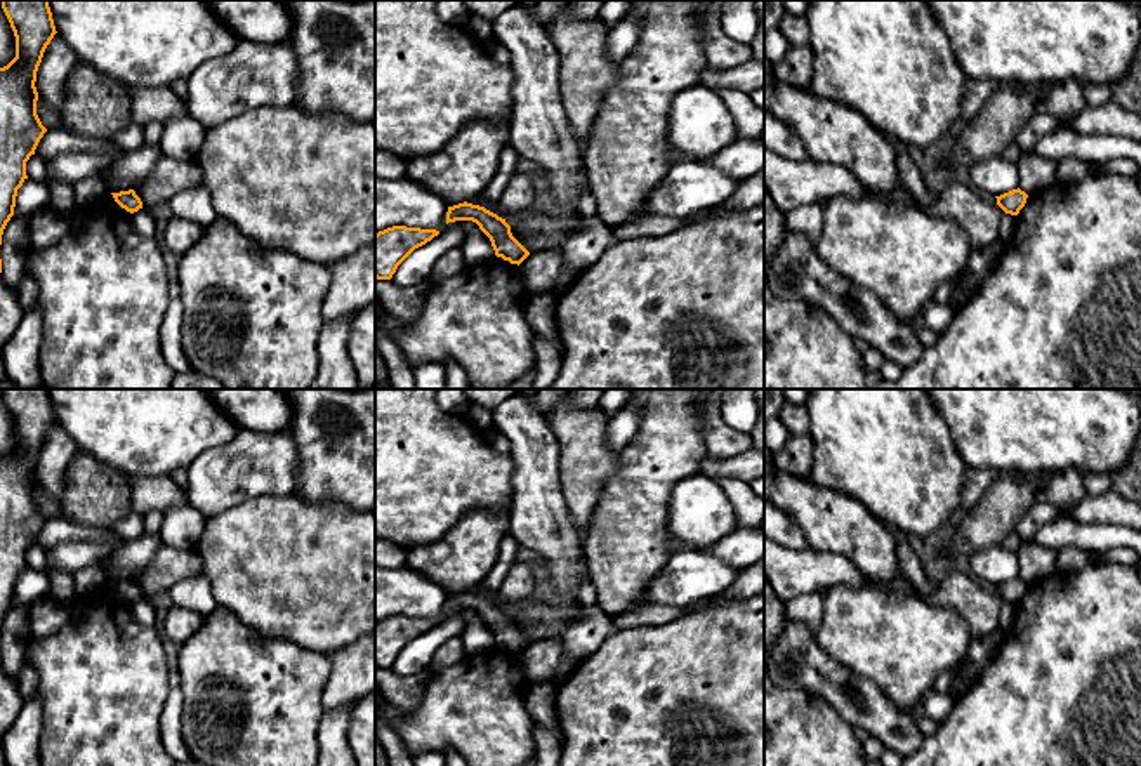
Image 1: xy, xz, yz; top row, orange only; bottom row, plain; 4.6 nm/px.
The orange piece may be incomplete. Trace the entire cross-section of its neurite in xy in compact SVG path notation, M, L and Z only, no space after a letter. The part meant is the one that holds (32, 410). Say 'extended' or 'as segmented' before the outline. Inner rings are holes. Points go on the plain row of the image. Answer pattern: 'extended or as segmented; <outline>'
as segmented; M2 389L16 426L16 446L0 457L0 634L14 604L17 578L28 568L26 551L47 521L36 504L36 460L54 427L49 389Z

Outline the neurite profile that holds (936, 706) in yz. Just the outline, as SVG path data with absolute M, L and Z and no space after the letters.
M931 688L920 697L917 707L920 707L936 723L941 723L952 710L953 703L955 700L950 697L950 693L938 693L934 688Z

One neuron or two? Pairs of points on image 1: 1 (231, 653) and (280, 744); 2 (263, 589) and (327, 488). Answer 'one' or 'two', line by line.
1: one
2: two

